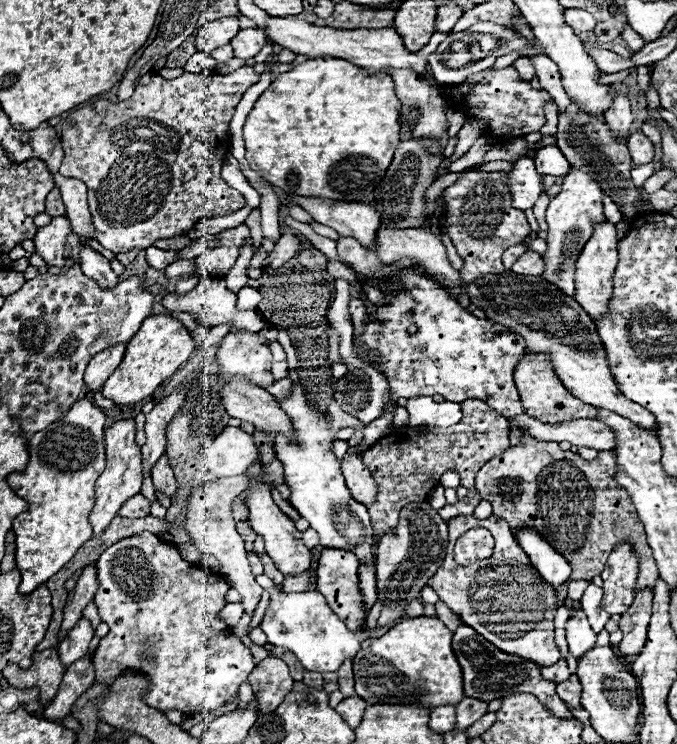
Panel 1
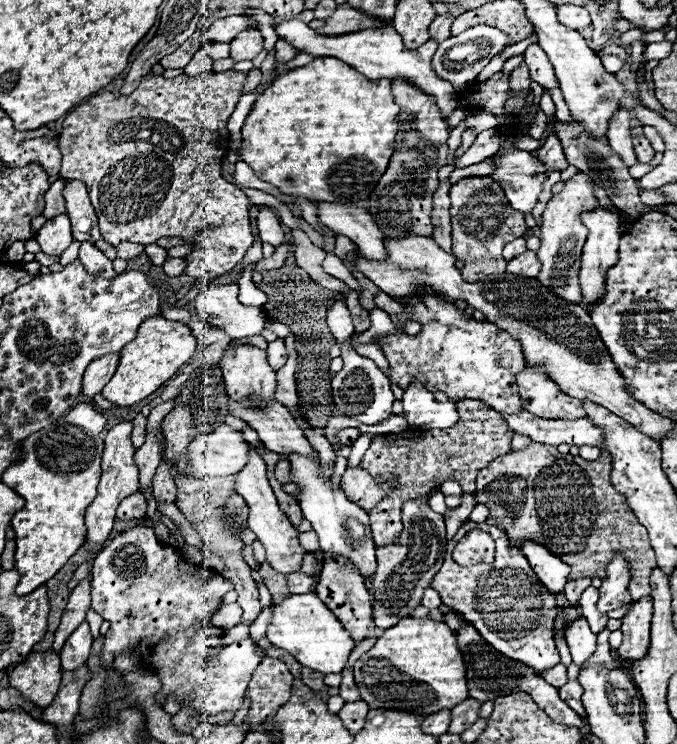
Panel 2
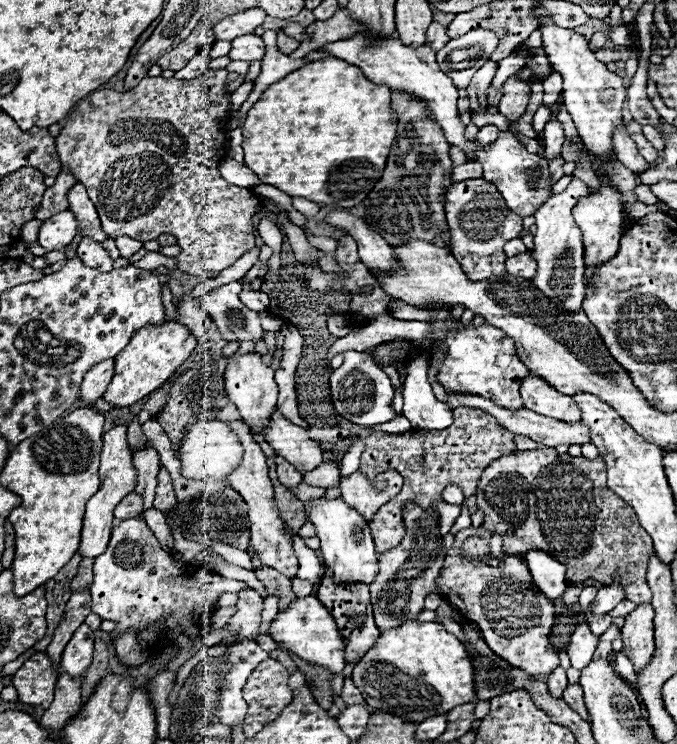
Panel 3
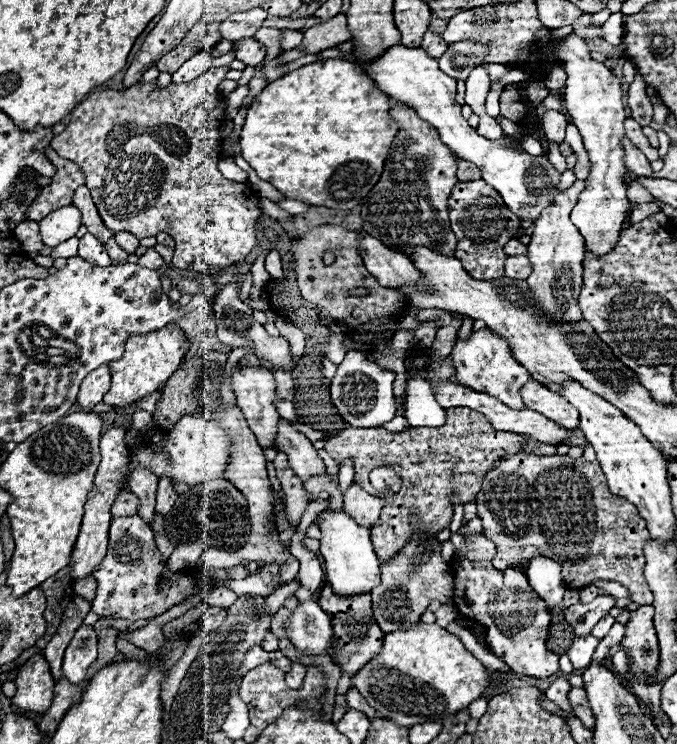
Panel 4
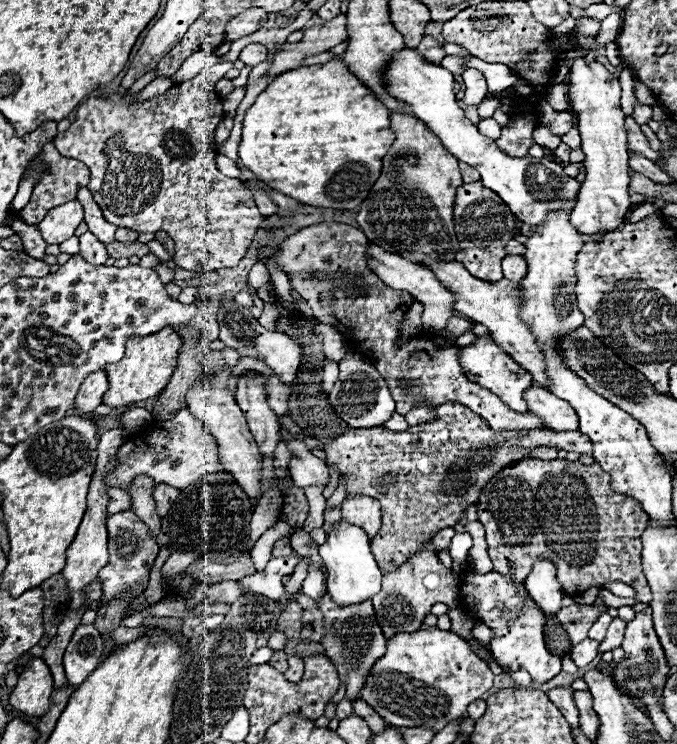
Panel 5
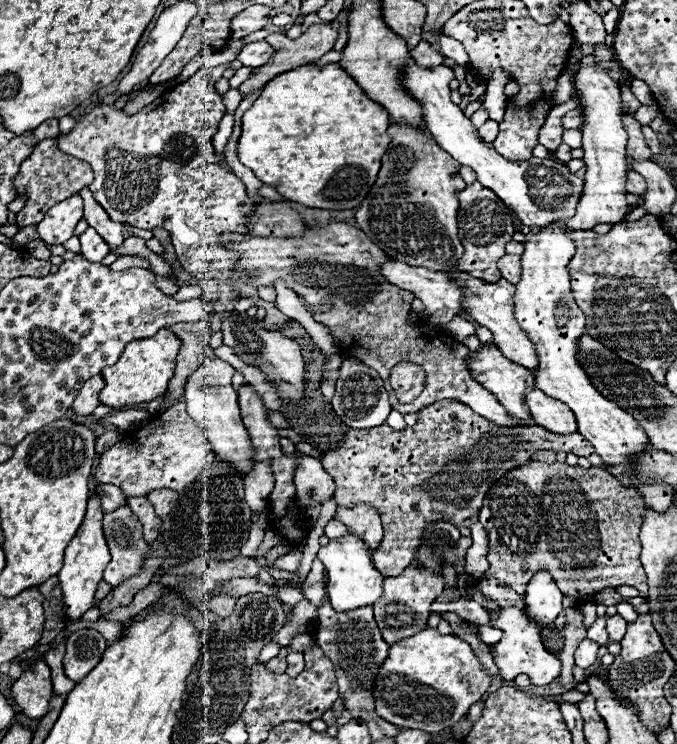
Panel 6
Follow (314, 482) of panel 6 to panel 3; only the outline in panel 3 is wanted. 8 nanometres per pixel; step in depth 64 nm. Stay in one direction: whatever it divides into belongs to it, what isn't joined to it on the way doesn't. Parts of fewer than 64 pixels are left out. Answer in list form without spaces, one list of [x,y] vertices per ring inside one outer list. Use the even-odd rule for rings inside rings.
[[[278,408],[272,412],[270,424],[262,430],[262,436],[274,452],[294,464],[300,474],[312,472],[322,462],[322,450],[310,440],[308,432],[284,418]]]

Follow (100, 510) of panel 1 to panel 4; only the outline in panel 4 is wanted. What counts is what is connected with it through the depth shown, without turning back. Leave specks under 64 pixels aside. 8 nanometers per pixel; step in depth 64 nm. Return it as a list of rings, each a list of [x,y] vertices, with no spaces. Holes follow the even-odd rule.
[[[120,426],[120,428],[112,428],[112,430],[104,432],[102,438],[100,438],[100,454],[102,454],[102,460],[100,460],[100,466],[98,466],[98,472],[96,472],[94,488],[88,494],[86,514],[84,514],[84,520],[82,520],[82,528],[80,528],[76,546],[72,550],[72,578],[74,580],[92,574],[94,572],[94,566],[98,566],[98,562],[102,562],[102,558],[106,556],[108,528],[110,528],[110,522],[112,522],[110,508],[112,508],[116,496],[122,490],[126,490],[122,486],[122,478],[126,478],[128,472],[130,472],[128,470],[130,458],[128,458],[128,448],[124,444],[124,434],[126,434],[126,428]]]

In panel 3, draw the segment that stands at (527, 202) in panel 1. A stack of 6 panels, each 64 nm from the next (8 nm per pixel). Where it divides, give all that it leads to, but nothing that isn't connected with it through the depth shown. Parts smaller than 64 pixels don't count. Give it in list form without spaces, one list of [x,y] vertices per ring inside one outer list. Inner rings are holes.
[[[500,132],[498,140],[490,148],[476,152],[476,160],[484,166],[484,178],[502,192],[508,208],[522,218],[536,214],[546,198],[552,196],[548,162],[538,154],[530,154],[512,132]]]

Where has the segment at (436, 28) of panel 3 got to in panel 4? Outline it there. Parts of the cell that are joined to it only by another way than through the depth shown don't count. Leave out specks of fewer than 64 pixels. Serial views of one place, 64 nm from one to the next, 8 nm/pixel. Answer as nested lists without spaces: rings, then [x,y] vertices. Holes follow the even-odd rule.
[[[428,30],[424,34],[424,42],[422,42],[422,48],[432,56],[432,58],[440,58],[444,54],[444,50],[448,48],[448,42],[438,34],[438,32],[432,32]]]

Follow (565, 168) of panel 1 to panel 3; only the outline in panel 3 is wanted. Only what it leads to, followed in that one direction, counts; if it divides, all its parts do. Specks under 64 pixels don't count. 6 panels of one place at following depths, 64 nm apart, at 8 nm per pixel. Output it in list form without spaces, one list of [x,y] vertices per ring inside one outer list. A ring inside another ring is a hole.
[[[552,116],[544,128],[544,152],[542,152],[542,156],[546,160],[562,158],[562,142],[564,142],[562,124]]]

